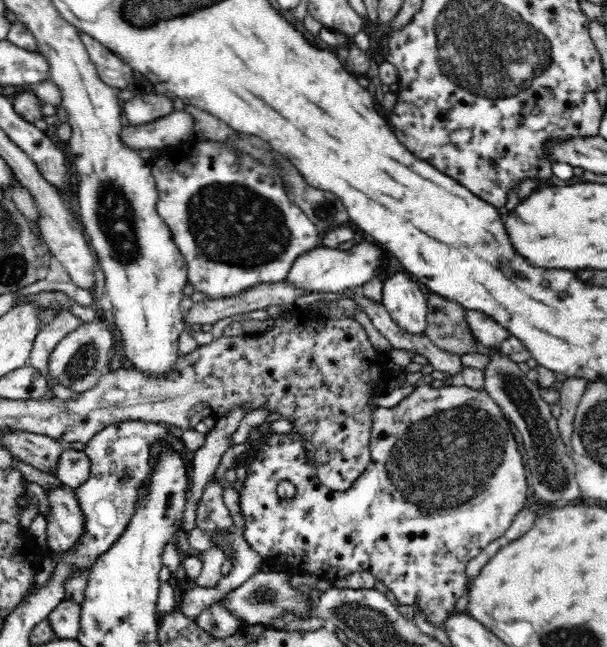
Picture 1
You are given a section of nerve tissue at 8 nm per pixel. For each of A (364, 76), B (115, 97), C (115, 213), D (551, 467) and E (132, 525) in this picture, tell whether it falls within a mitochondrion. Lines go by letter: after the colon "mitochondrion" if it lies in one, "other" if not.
A: other
B: other
C: mitochondrion
D: mitochondrion
E: other

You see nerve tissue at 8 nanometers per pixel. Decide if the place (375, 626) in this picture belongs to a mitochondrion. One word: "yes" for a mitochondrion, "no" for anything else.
yes

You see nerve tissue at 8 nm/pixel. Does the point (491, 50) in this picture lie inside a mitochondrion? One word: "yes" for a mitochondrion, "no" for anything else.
yes

